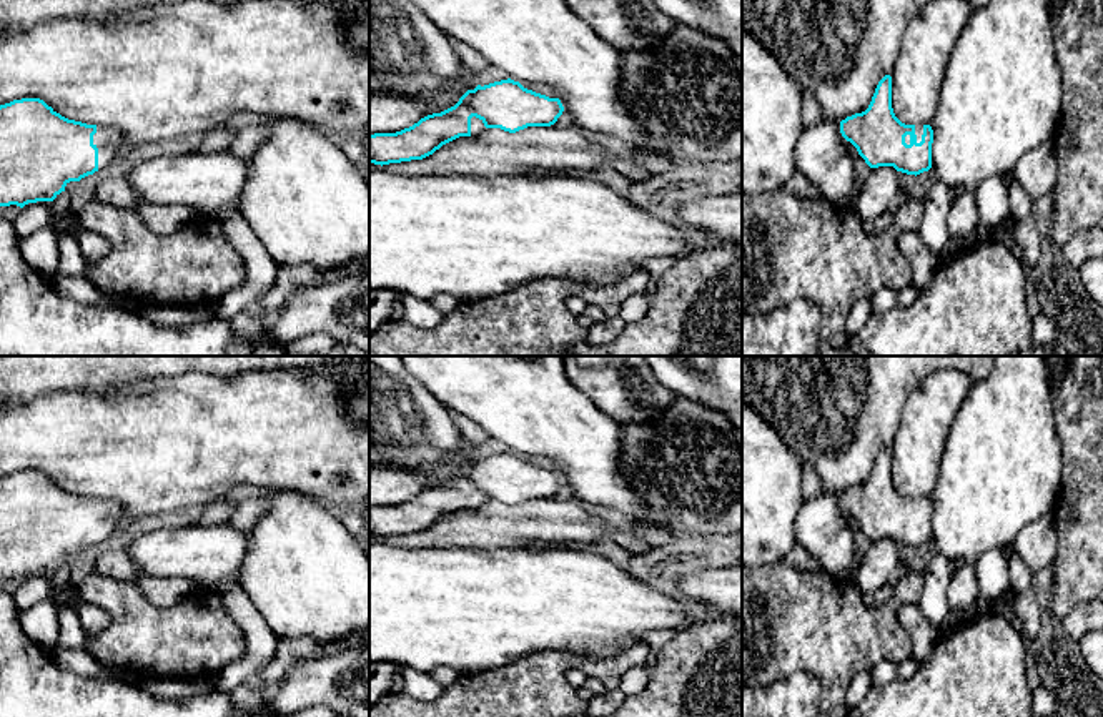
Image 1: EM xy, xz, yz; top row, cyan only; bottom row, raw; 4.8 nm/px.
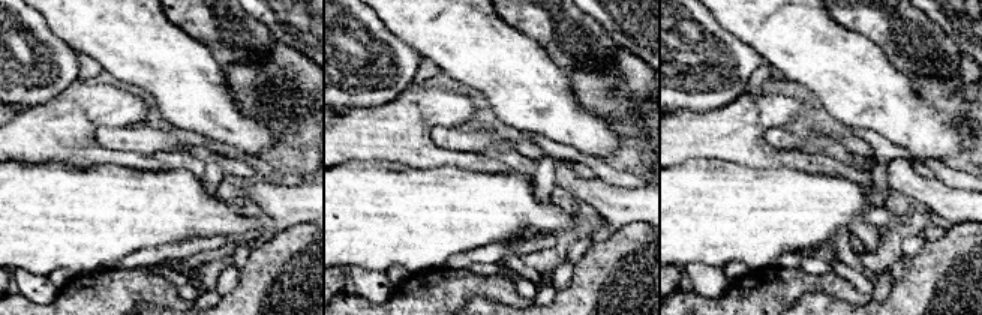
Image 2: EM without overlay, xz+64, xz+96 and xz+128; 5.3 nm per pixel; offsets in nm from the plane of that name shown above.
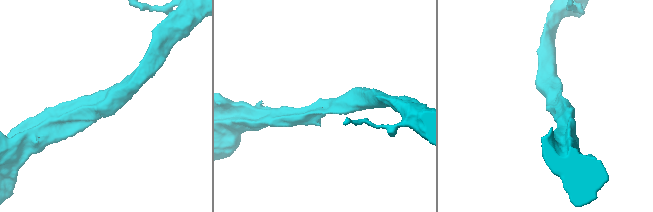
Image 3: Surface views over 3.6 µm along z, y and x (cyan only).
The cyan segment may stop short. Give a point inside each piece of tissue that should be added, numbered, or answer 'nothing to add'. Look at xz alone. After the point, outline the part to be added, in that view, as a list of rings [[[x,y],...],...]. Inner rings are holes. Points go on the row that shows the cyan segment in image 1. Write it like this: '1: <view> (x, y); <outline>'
1: xz (478, 127); [[[472,116],[471,118],[471,136],[477,136],[486,130],[482,120]]]

